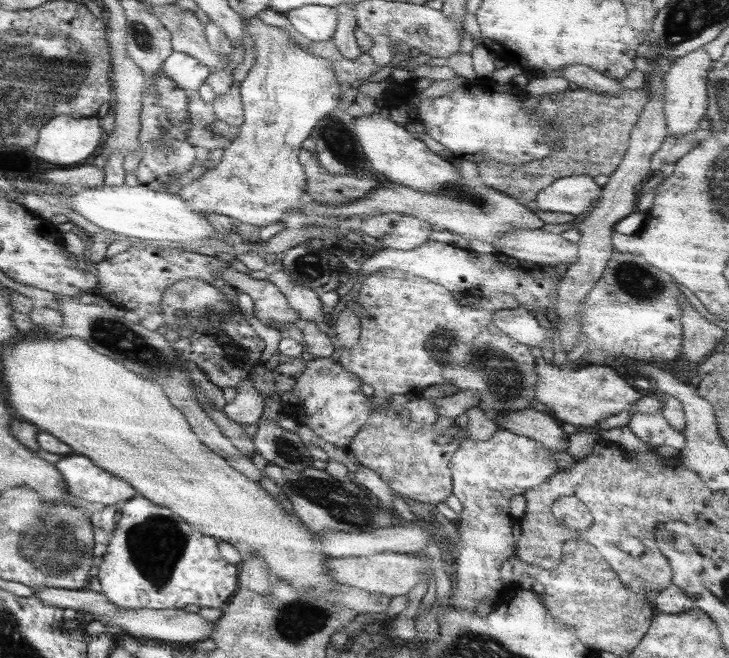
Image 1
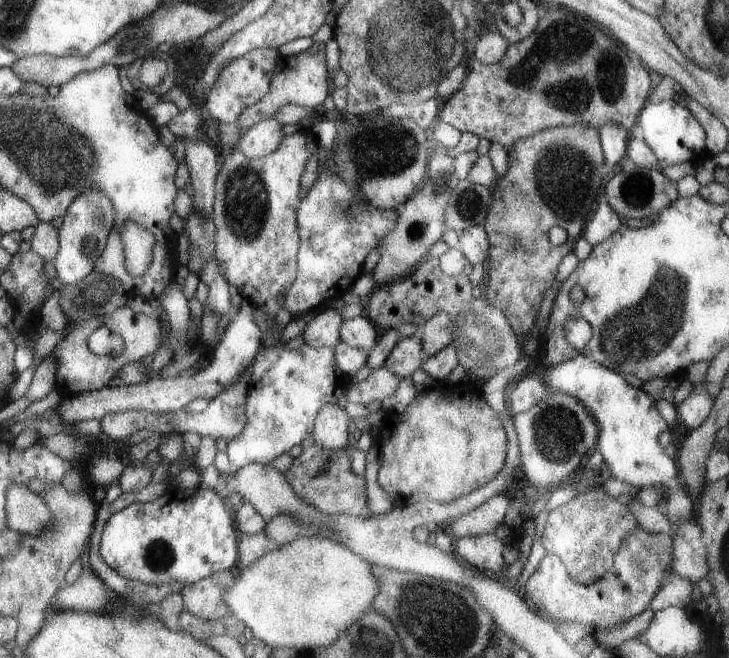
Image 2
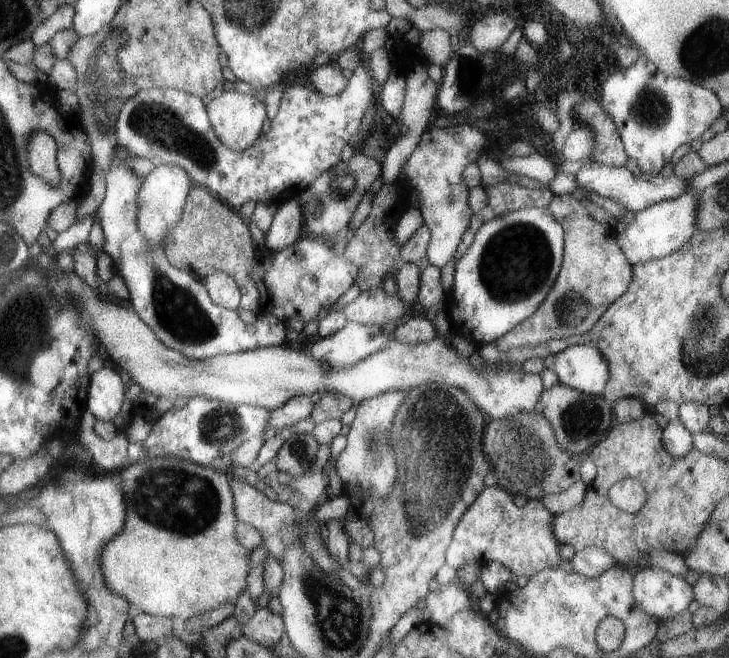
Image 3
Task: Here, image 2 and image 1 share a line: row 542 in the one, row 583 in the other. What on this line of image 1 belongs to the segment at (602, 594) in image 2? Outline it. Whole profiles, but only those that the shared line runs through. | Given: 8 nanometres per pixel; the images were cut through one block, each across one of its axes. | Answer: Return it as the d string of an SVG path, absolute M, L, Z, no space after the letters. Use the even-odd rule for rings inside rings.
M601 437L593 448L581 460L575 461L573 467L567 470L558 470L545 482L524 490L522 495L525 501L525 514L518 520L521 534L515 543L513 557L525 564L538 566L543 570L553 570L561 558L562 544L566 540L581 539L587 544L594 546L600 557L611 567L623 586L639 596L648 596L648 592L658 593L671 584L671 569L667 559L660 553L654 542L654 530L661 523L676 521L686 525L694 522L699 512L706 507L711 498L710 491L701 479L691 470L687 470L679 458L658 457L656 462L632 462L624 457L625 451L617 444L605 441ZM559 496L575 496L583 502L592 518L591 524L579 532L569 532L561 529L558 522L553 518L550 507ZM627 538L637 538L643 546L643 552L639 556L630 556L619 549L619 542Z

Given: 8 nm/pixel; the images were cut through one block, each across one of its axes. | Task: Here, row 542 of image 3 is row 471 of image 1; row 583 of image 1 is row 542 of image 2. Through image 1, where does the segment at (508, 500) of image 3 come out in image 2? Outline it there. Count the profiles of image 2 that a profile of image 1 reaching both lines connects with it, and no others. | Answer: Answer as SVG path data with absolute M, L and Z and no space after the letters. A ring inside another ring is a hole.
M489 533L461 537L450 550L473 569L499 574L506 567L503 562L504 547L493 533Z

